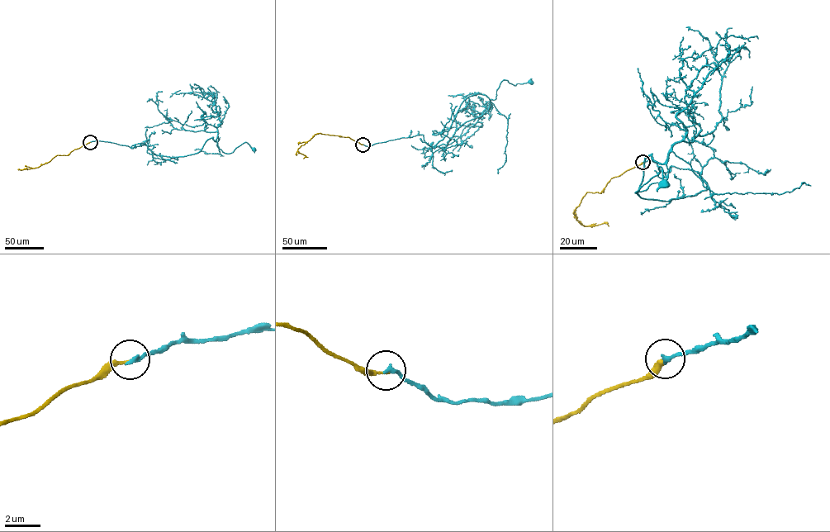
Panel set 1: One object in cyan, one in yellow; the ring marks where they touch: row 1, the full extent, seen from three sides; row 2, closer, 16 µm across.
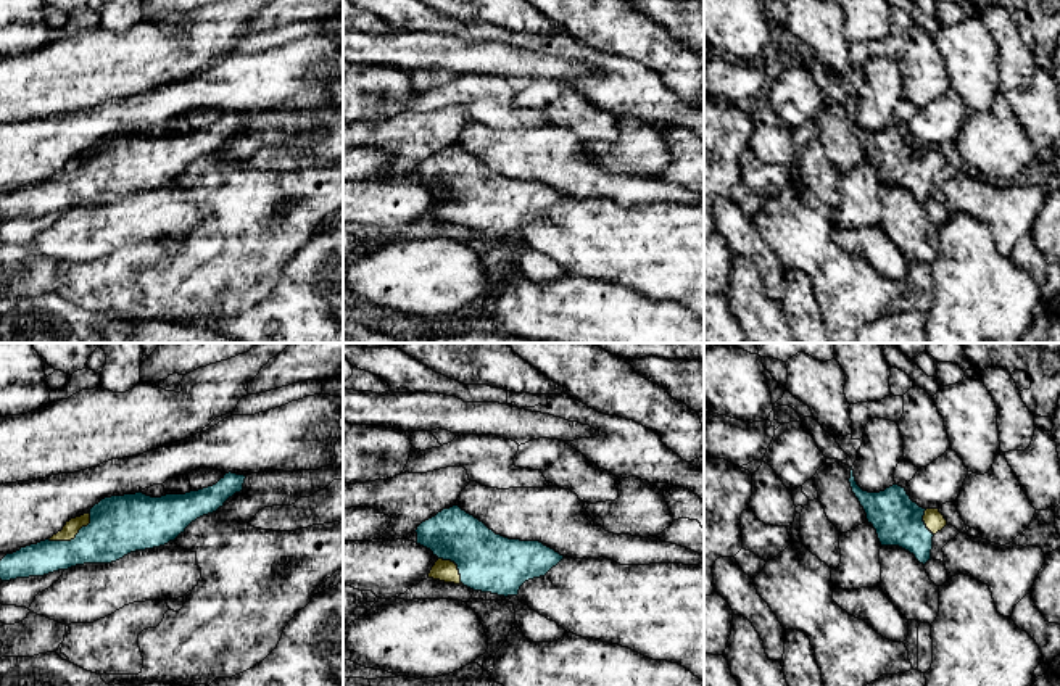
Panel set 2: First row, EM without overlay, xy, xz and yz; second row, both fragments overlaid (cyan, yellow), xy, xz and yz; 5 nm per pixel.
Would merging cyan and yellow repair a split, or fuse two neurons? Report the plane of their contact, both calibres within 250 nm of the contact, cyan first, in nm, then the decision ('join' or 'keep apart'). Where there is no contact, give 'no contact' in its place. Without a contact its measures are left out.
meets cyan in xy; 300 nm thick on the cyan side, 80 nm on the other; join

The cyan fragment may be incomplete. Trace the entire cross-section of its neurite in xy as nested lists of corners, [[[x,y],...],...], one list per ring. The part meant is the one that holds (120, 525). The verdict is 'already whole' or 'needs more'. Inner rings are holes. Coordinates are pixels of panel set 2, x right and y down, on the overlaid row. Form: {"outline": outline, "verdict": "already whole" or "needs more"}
{"outline": [[[226,473],[216,485],[185,494],[151,498],[143,493],[101,499],[87,514],[66,522],[52,538],[21,548],[0,560],[0,580],[43,576],[84,564],[111,564],[124,556],[153,549],[174,541],[197,519],[216,512],[243,490],[245,475]]], "verdict": "needs more"}

